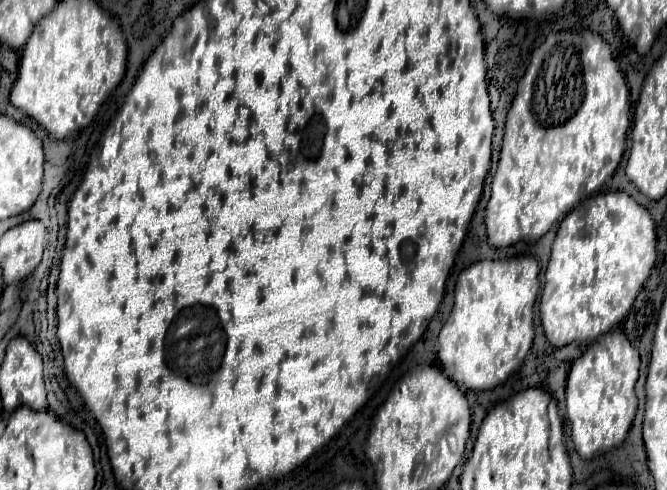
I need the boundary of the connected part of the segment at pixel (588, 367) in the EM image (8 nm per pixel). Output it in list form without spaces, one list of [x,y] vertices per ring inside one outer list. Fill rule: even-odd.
[[[620,328],[592,342],[584,354],[570,364],[566,380],[566,416],[572,428],[574,448],[582,458],[592,458],[624,442],[638,404],[634,394],[638,368],[640,354],[632,350],[632,344],[624,338]]]

